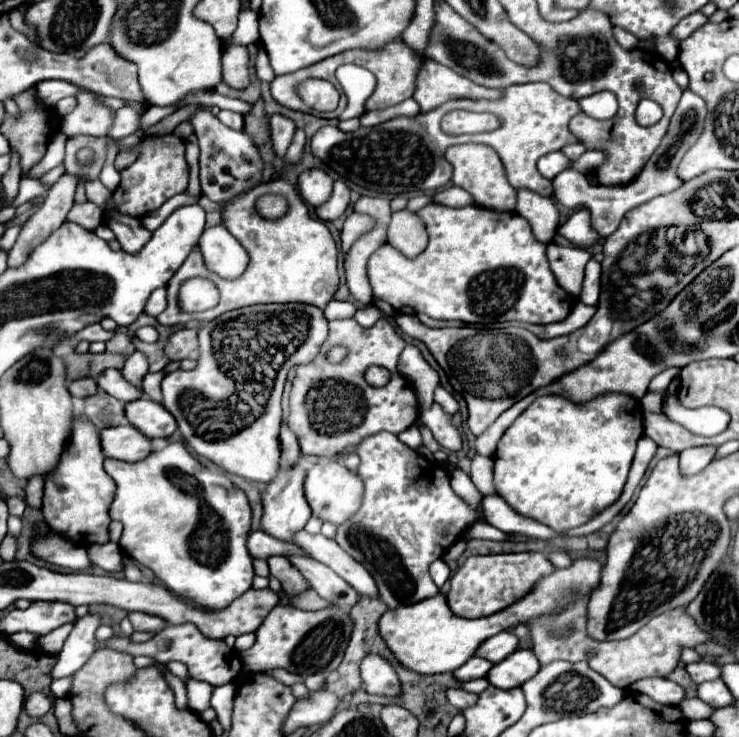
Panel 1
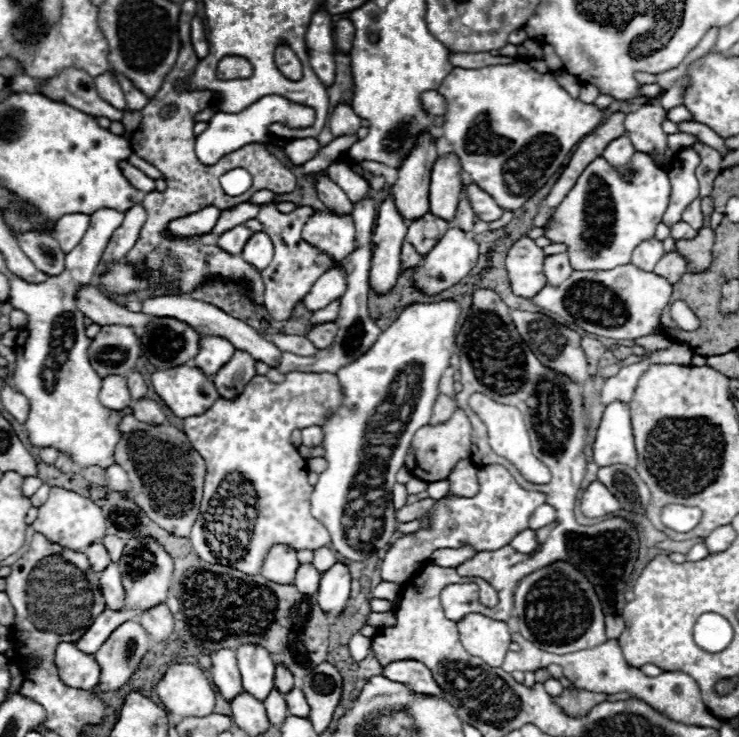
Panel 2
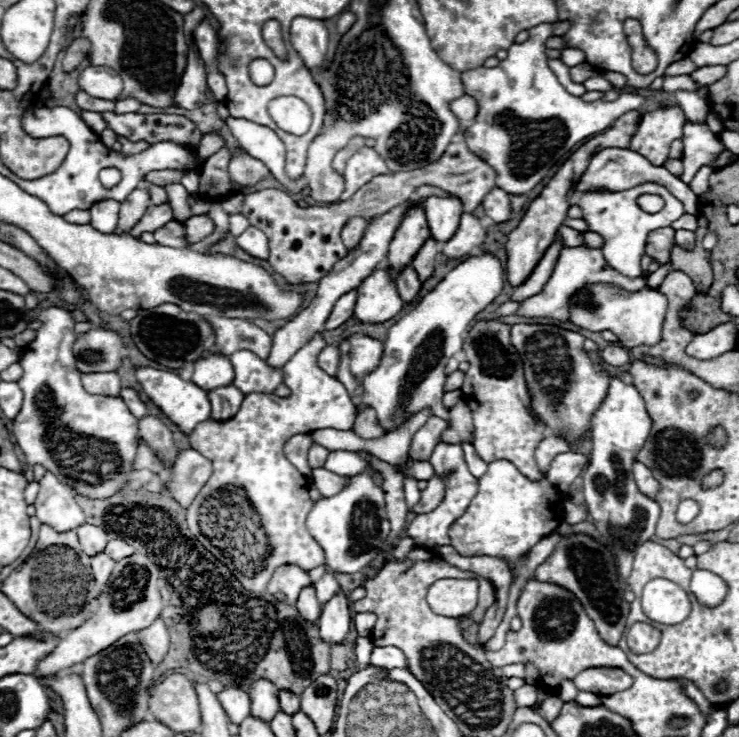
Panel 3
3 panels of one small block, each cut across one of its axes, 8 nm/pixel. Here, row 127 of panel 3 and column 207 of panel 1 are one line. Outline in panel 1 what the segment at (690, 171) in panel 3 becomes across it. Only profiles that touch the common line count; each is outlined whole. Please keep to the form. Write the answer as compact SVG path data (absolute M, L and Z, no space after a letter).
M196 678L186 680L186 690L188 690L188 706L194 712L204 712L210 706L210 694L214 690L214 686L206 684L206 682L198 682Z

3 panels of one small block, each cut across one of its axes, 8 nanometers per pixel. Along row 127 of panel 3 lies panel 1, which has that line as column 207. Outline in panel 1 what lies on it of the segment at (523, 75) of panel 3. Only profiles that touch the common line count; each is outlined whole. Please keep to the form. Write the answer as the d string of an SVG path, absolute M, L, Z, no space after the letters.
M170 442L166 448L154 450L138 462L106 458L104 470L116 482L116 496L110 506L110 516L112 520L120 520L124 524L120 538L122 552L150 568L170 592L200 608L222 610L250 588L254 570L252 558L246 550L246 538L250 534L252 510L246 494L230 482L226 472L206 468L180 442Z

